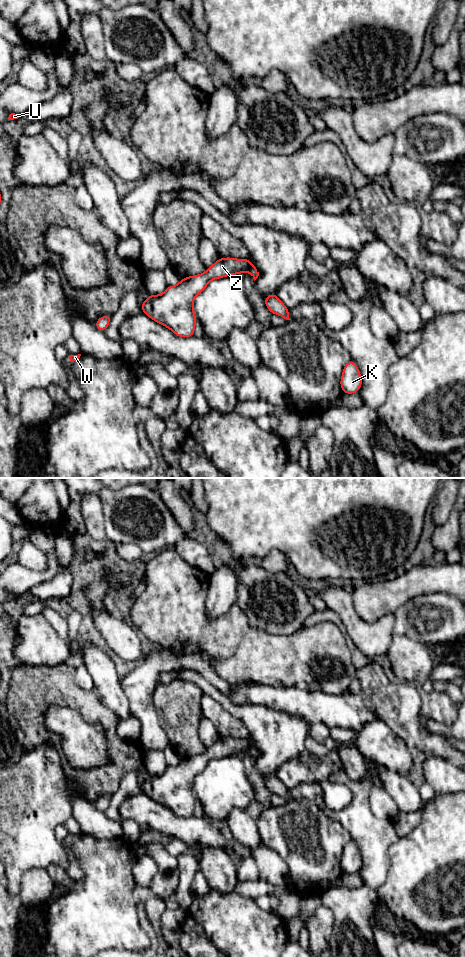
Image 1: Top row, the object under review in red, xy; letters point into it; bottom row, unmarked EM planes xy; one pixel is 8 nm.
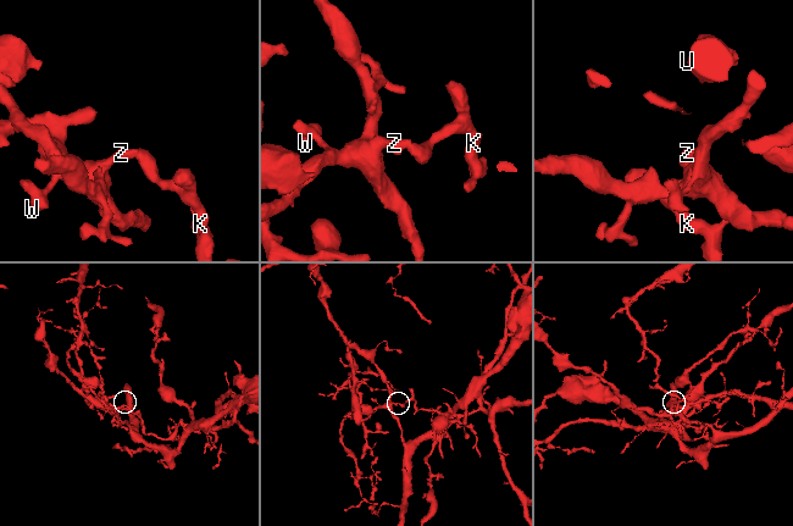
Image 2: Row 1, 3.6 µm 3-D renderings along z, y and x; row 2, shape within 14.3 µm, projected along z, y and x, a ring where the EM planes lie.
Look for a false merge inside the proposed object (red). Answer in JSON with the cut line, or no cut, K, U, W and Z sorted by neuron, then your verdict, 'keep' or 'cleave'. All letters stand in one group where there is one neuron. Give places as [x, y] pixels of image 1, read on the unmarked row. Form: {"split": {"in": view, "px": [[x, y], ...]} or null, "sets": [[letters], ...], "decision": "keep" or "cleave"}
{"split": {"in": "xy", "px": [[250, 743], [246, 750]]}, "sets": [["K"], ["U", "W", "Z"]], "decision": "cleave"}

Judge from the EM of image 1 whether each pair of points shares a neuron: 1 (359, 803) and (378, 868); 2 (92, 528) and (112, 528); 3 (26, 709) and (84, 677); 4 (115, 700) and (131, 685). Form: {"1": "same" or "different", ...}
{"1": "same", "2": "different", "3": "different", "4": "different"}

